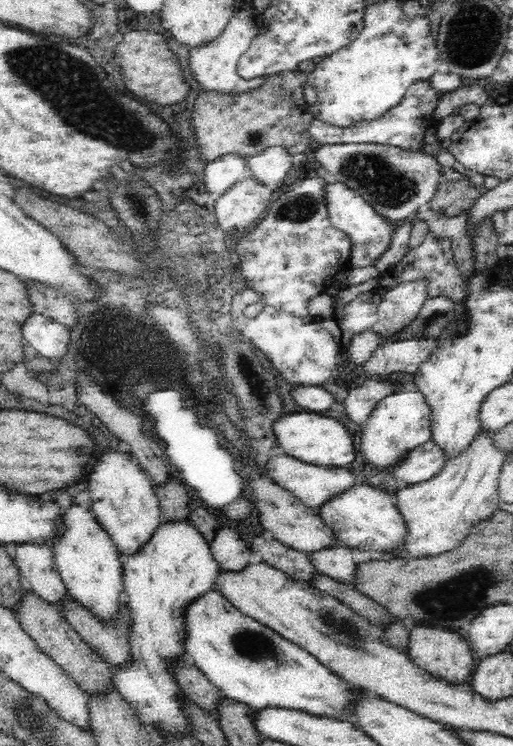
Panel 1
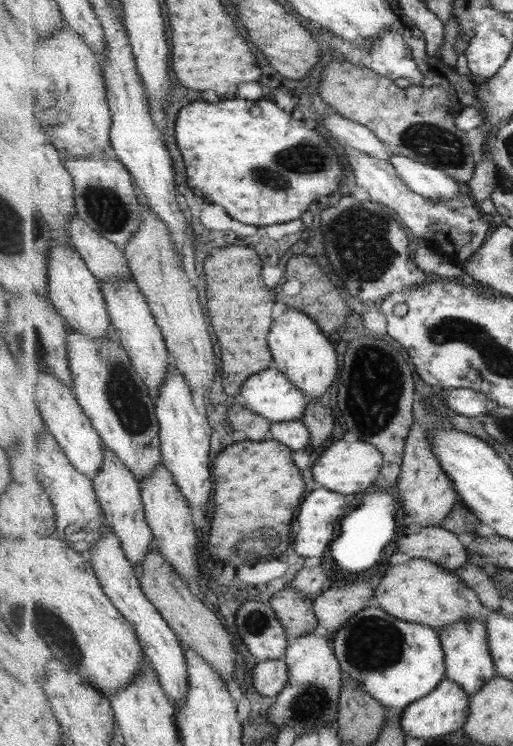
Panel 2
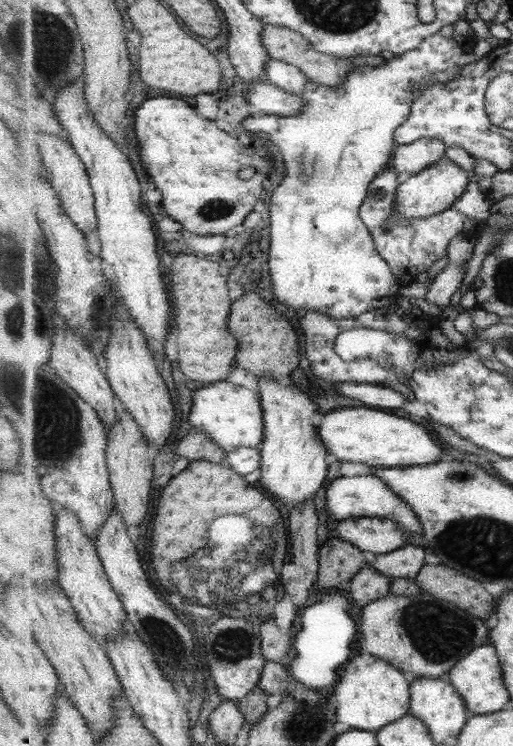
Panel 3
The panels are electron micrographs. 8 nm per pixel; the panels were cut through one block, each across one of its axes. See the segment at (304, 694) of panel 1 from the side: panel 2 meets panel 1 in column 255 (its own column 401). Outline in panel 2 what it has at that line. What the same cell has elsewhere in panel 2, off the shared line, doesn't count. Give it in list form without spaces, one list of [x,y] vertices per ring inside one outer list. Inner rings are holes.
[[[365,607],[337,630],[333,647],[344,674],[357,679],[387,708],[405,710],[436,691],[446,678],[445,649],[437,629],[389,614],[381,607]]]

